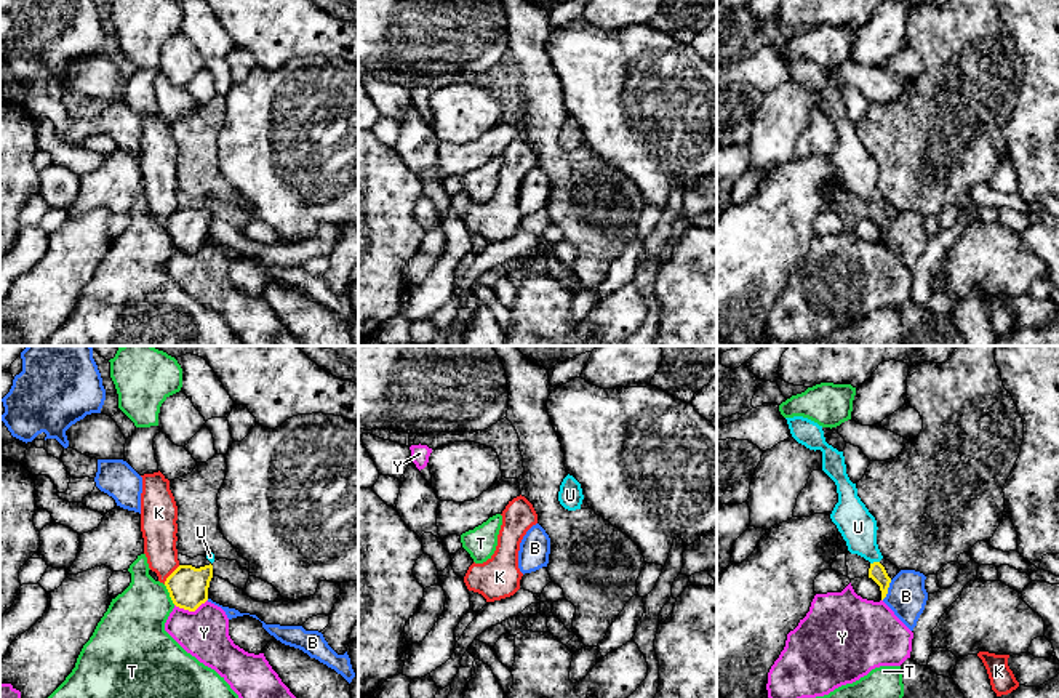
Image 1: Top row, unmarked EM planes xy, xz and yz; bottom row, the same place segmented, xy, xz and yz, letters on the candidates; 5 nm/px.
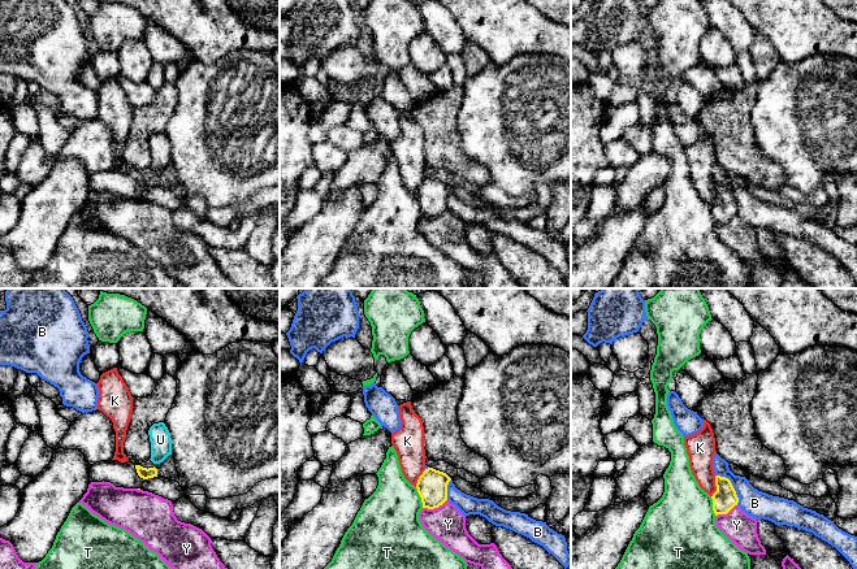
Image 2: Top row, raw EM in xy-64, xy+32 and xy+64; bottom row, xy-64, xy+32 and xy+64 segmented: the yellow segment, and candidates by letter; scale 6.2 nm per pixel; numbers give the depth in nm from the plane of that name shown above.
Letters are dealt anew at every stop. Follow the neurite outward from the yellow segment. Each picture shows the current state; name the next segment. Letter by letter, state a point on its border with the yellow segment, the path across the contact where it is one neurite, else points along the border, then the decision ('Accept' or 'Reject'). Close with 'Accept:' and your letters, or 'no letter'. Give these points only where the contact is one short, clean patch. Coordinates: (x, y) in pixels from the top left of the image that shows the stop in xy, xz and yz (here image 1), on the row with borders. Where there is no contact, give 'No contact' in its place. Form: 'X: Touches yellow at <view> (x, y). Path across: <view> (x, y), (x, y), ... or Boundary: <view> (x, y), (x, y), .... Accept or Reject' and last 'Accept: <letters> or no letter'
B: Touches yellow at yz (887, 589). Boundary: yz (891, 580), (882, 599). Reject
K: Touches yellow at xy (170, 575). Reject
T: Touches yellow at xy (170, 594). Reject
U: Touches yellow at yz (874, 562). Path across: yz (877, 572), (874, 562), (858, 527). Accept
Y: Touches yellow at xy (191, 610). Reject
Accept: U

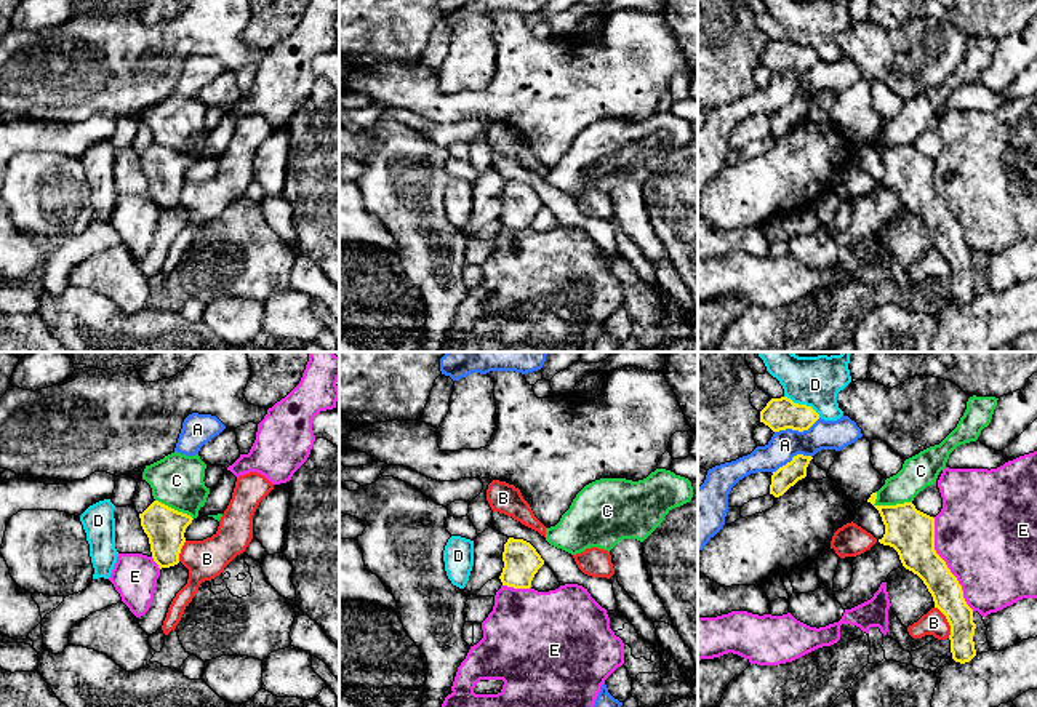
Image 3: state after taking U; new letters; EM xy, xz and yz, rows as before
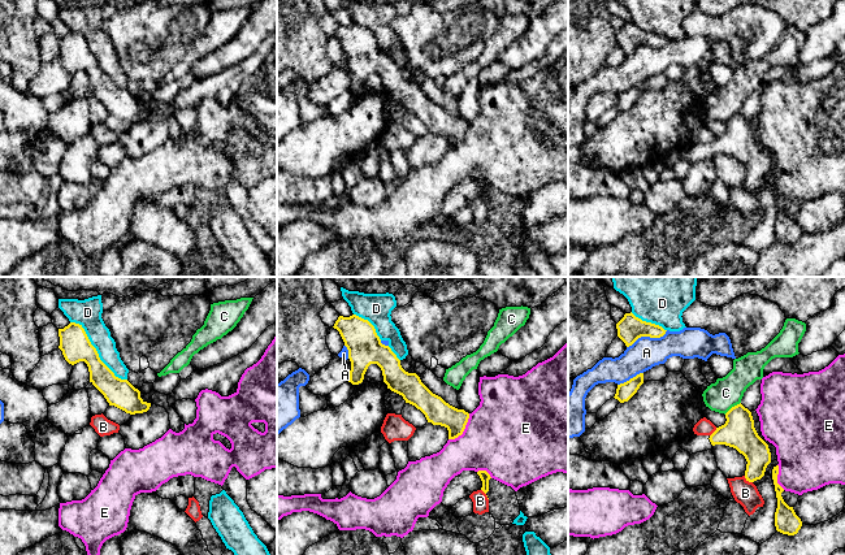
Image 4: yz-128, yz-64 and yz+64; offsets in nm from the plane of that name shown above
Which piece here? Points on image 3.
A: Touches yellow at yz (797, 429). Reject
B: Touches yellow at yz (948, 621). Reject
C: Touches yellow at yz (892, 506). Boundary: yz (911, 501), (872, 504). Reject
D: Touches yellow at yz (802, 405). Reject
E: Touches yellow at yz (944, 563). Reject
Accept: no letter

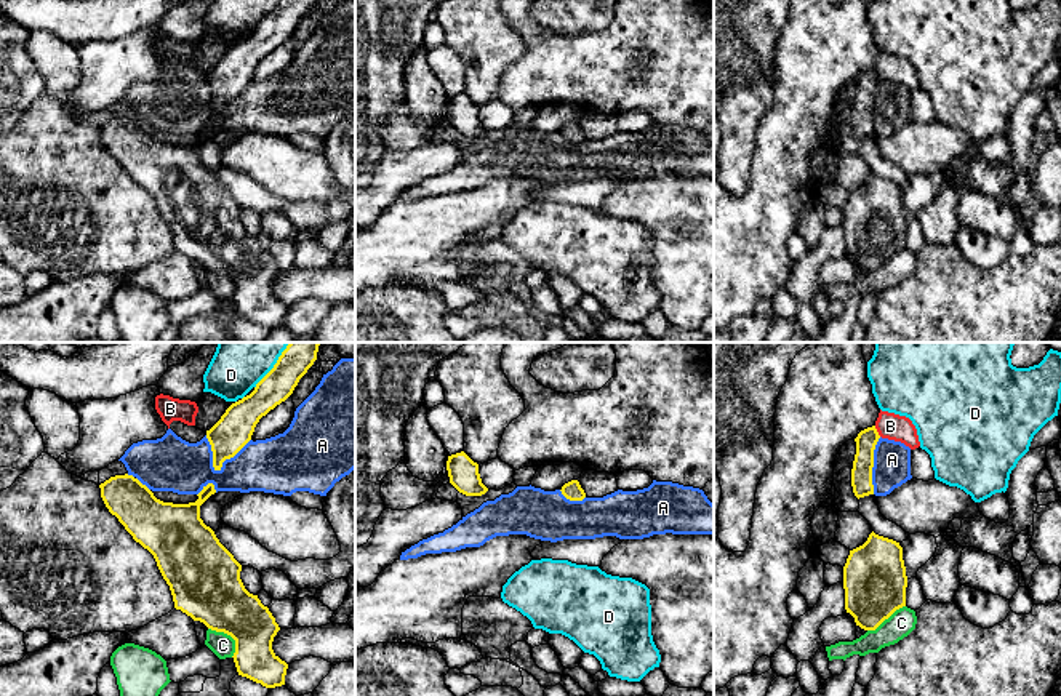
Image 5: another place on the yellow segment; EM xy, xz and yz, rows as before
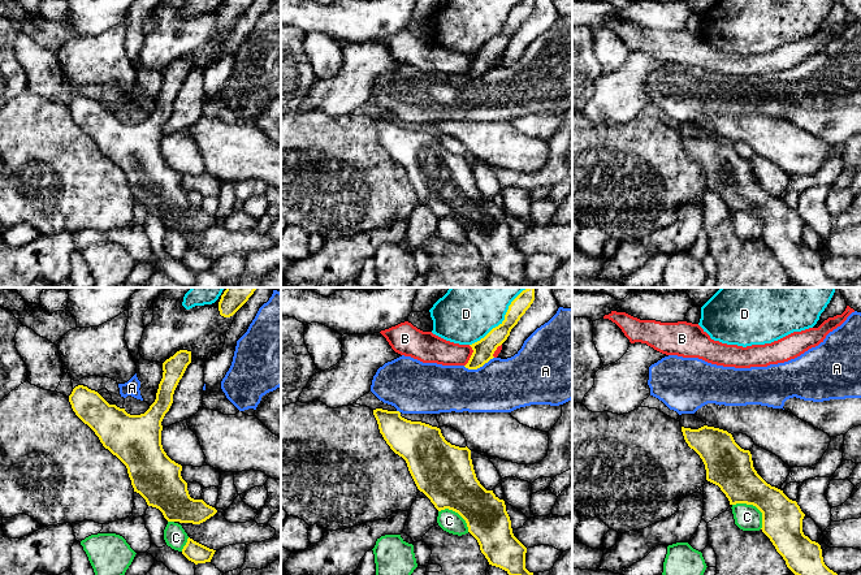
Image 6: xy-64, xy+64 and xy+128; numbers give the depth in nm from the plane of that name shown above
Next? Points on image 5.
A: Touches yellow at xy (231, 456). Boundary: xy (250, 439), (218, 469), (213, 469). Reject
B: Touches yellow at yz (876, 431). Boundary: yz (874, 426), (880, 436). Reject
C: Touches yellow at xy (229, 634). Reject
D: Touches yellow at xy (274, 365). Reject
Accept: no letter

